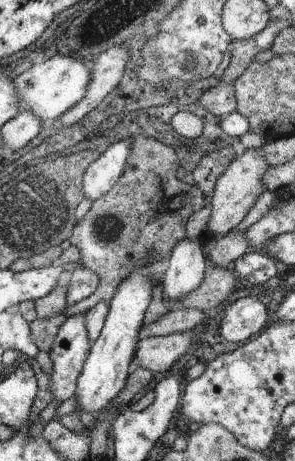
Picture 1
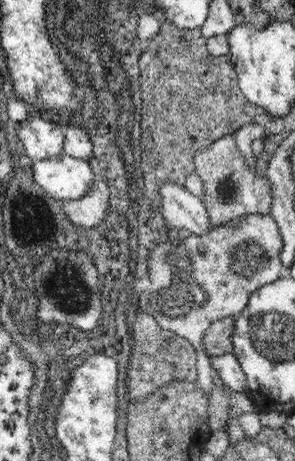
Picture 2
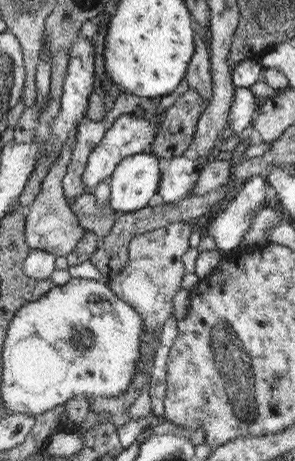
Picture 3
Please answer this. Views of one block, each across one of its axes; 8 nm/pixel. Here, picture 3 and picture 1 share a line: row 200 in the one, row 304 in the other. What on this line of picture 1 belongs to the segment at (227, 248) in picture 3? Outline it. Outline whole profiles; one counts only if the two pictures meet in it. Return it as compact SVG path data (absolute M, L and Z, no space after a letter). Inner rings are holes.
M255 292L247 298L237 298L223 312L219 336L227 342L243 342L265 328L267 308L255 298Z

